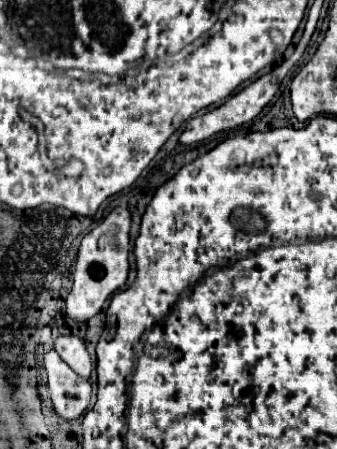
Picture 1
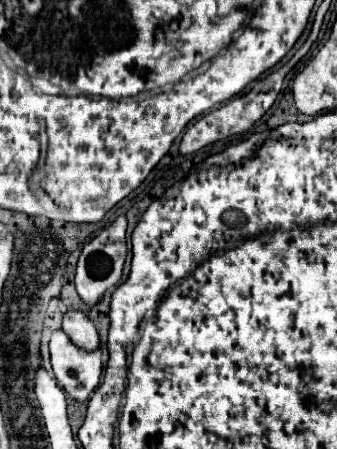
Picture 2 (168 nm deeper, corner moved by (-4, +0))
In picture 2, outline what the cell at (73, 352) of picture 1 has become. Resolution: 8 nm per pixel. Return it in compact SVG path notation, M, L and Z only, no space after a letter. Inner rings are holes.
M68 308L64 312L64 322L62 330L70 336L70 340L86 350L94 350L100 346L98 342L98 332L94 322L90 320L88 314L84 314L80 308Z

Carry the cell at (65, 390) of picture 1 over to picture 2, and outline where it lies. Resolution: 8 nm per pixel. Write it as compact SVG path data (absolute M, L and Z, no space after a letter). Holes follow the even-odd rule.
M56 330L50 338L52 368L58 384L78 402L90 400L102 376L102 350L84 352L68 340L64 330Z

